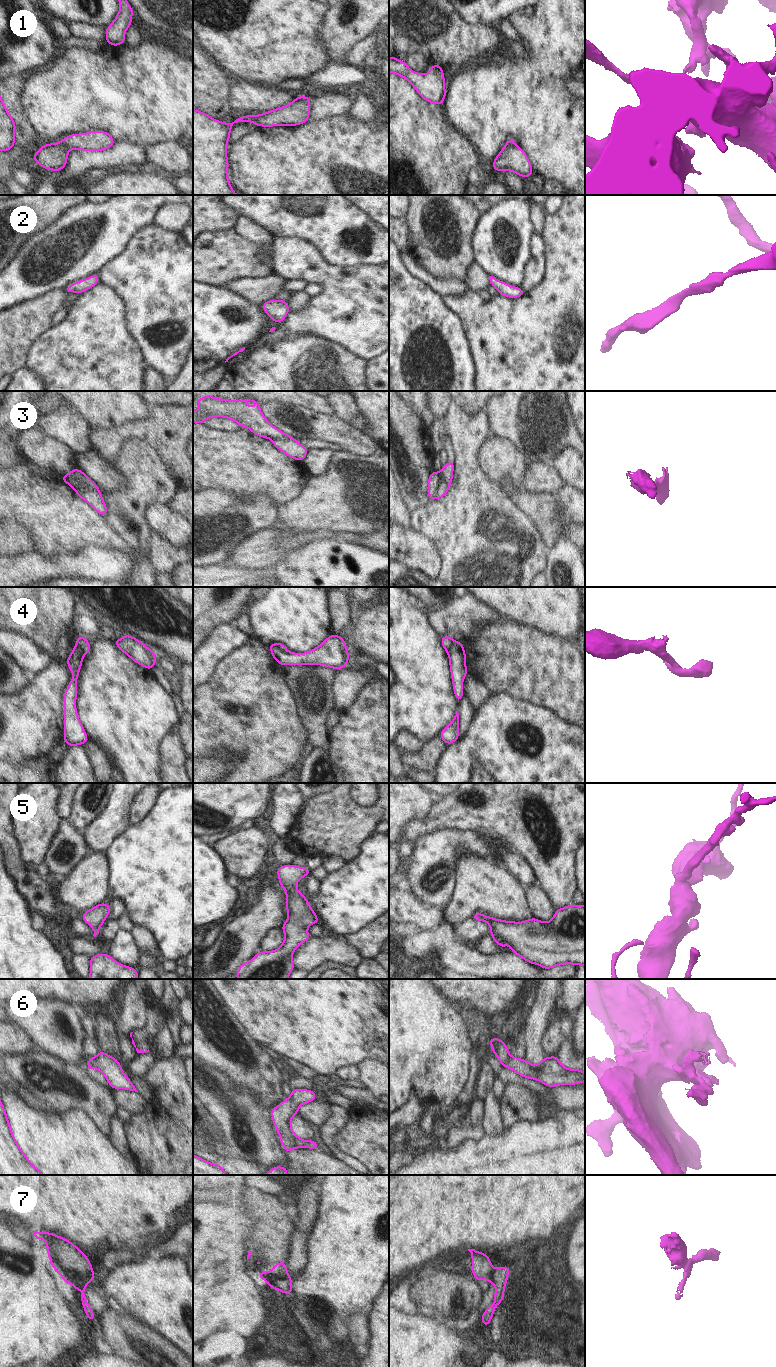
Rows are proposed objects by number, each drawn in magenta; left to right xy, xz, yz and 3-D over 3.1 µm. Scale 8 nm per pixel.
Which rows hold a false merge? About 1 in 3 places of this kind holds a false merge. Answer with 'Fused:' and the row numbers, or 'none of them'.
Fused: 1, 3, 4, 7

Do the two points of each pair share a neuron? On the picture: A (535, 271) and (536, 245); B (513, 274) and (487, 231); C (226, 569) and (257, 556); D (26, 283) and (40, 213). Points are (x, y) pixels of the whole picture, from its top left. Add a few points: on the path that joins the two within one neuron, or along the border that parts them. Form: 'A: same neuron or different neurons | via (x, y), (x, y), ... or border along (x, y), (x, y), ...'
A: same neuron | via (536, 265), (538, 262), (538, 251)
B: same neuron | via (502, 265), (492, 248), (492, 242)
C: different neurons | border along (235, 564), (258, 567), (260, 569)
D: different neurons | border along (59, 217), (40, 231)

